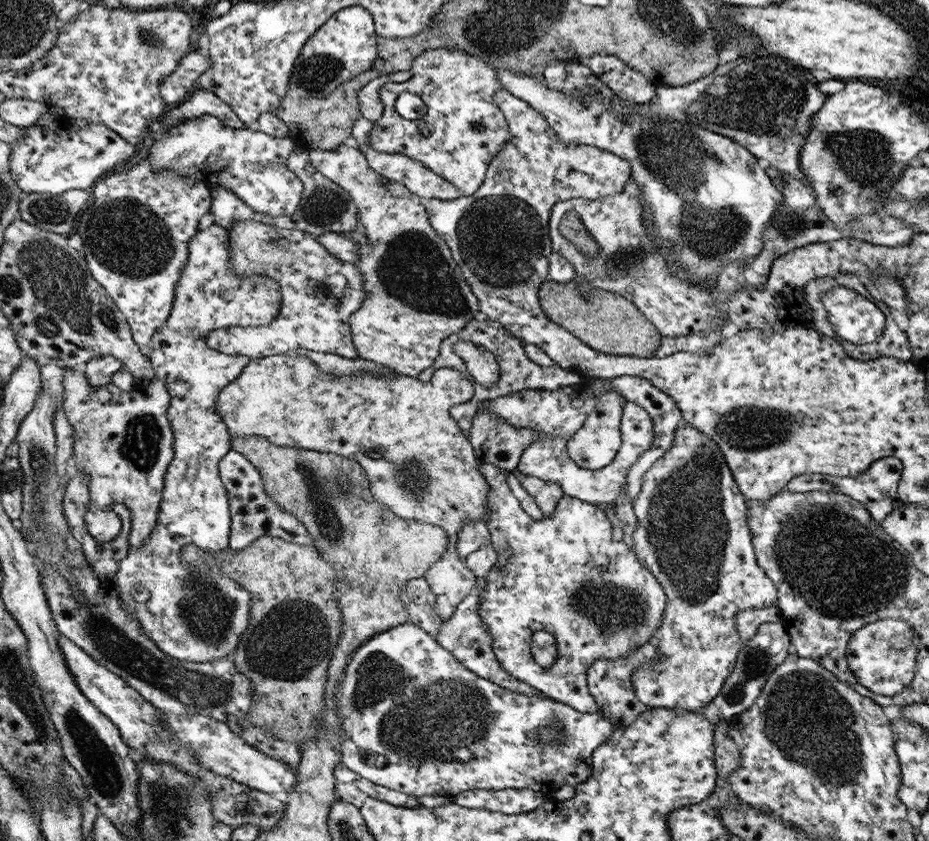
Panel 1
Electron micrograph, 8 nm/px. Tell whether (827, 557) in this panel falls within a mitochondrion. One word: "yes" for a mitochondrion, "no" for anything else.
yes

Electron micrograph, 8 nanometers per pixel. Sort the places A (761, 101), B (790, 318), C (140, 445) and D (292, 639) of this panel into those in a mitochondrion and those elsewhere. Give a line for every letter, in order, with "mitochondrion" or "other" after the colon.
A: mitochondrion
B: other
C: mitochondrion
D: mitochondrion

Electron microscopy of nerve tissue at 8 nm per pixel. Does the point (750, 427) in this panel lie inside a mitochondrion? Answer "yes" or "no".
yes

